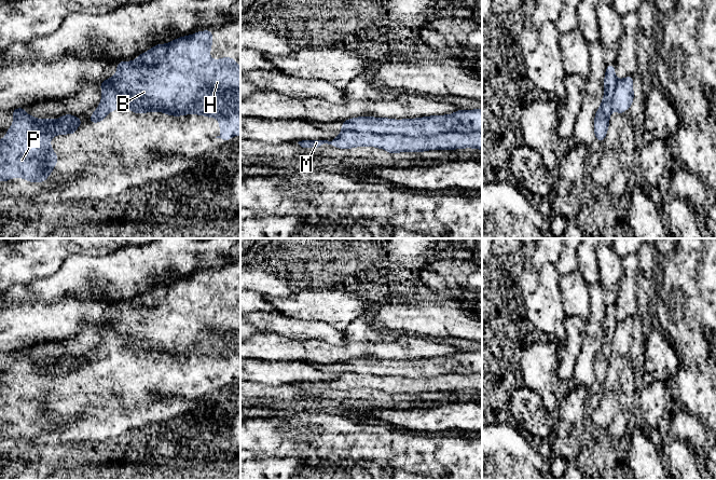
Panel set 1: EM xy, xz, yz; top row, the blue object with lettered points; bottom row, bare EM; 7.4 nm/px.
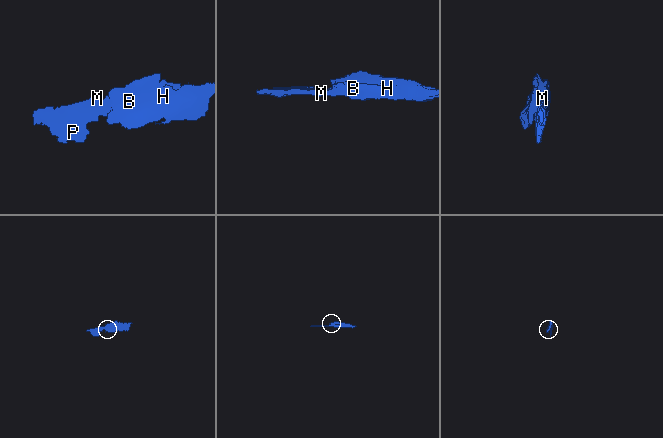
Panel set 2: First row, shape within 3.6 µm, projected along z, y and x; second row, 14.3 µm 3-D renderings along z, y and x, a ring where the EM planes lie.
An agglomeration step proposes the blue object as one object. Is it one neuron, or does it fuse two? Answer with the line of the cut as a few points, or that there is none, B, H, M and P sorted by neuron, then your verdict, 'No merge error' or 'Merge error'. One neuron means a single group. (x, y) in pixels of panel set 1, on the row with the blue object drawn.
Split along xz (342, 131), (408, 137), (481, 134). Groups: B H / M P. Merge error

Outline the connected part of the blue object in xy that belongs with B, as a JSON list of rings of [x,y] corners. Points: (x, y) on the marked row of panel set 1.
[[[212,30],[198,31],[191,36],[180,37],[168,44],[156,44],[151,50],[138,55],[135,61],[119,61],[118,72],[110,79],[100,82],[100,88],[105,85],[112,86],[124,95],[128,109],[138,114],[161,111],[169,115],[185,115],[193,113],[195,107],[206,97],[214,96],[218,101],[224,99],[240,101],[240,68],[237,61],[231,57],[222,57],[214,60],[209,57],[212,45]]]

